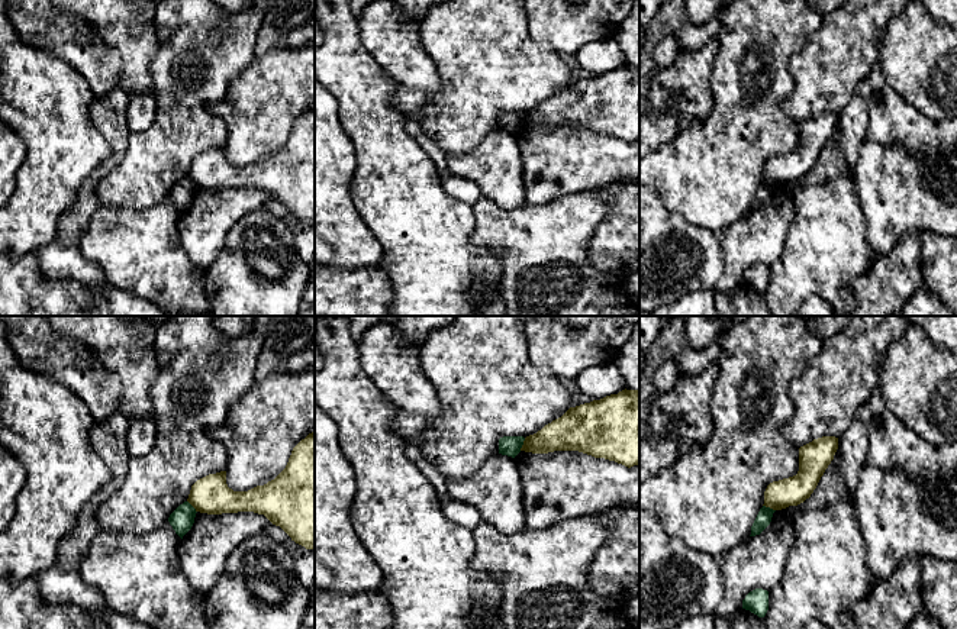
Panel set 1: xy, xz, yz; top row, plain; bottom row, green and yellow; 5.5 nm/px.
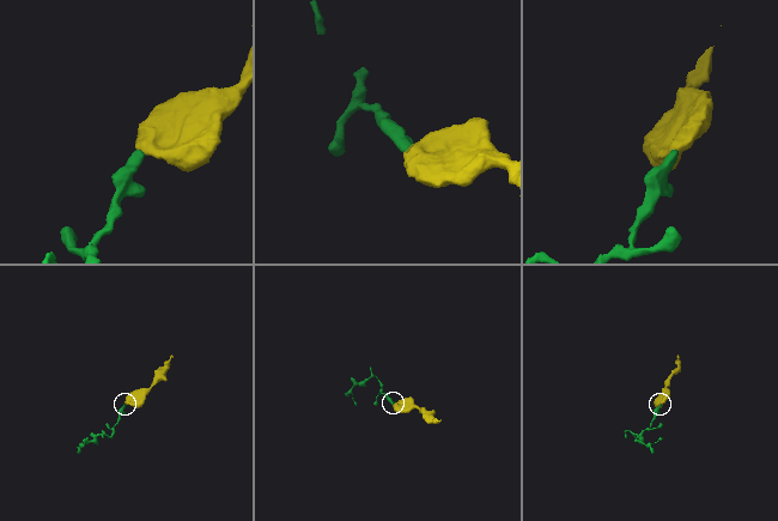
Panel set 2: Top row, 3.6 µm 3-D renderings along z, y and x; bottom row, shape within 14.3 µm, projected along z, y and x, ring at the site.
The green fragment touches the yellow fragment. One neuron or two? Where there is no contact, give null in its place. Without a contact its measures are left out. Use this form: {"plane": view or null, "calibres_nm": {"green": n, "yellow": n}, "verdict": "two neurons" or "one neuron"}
{"plane": "xz", "calibres_nm": {"green": 110, "yellow": 190}, "verdict": "two neurons"}

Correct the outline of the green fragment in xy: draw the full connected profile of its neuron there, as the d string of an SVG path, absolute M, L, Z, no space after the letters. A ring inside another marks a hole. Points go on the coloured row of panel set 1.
M184 501L170 515L168 522L181 539L191 529L196 513L196 509Z

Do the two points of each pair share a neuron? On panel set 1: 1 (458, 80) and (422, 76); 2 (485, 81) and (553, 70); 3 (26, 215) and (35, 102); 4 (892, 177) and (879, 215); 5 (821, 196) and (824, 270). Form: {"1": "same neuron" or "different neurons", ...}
{"1": "different neurons", "2": "same neuron", "3": "same neuron", "4": "same neuron", "5": "same neuron"}

